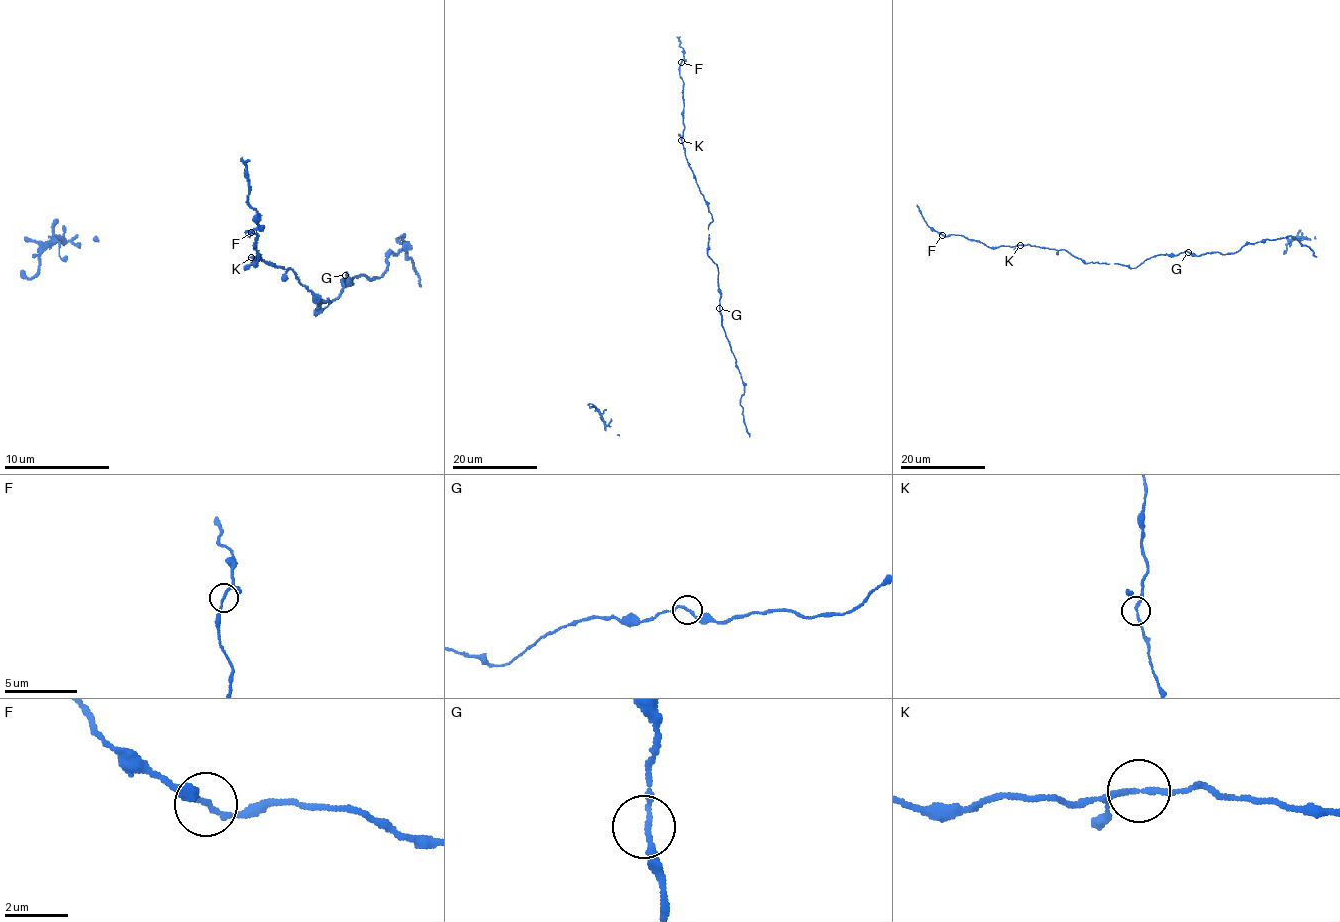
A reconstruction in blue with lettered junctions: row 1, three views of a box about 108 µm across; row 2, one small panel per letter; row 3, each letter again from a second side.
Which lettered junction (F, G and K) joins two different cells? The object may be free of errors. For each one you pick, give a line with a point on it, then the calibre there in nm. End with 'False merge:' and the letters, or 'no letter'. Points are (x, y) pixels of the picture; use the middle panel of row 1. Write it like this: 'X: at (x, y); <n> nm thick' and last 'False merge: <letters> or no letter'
False merge: no letter

